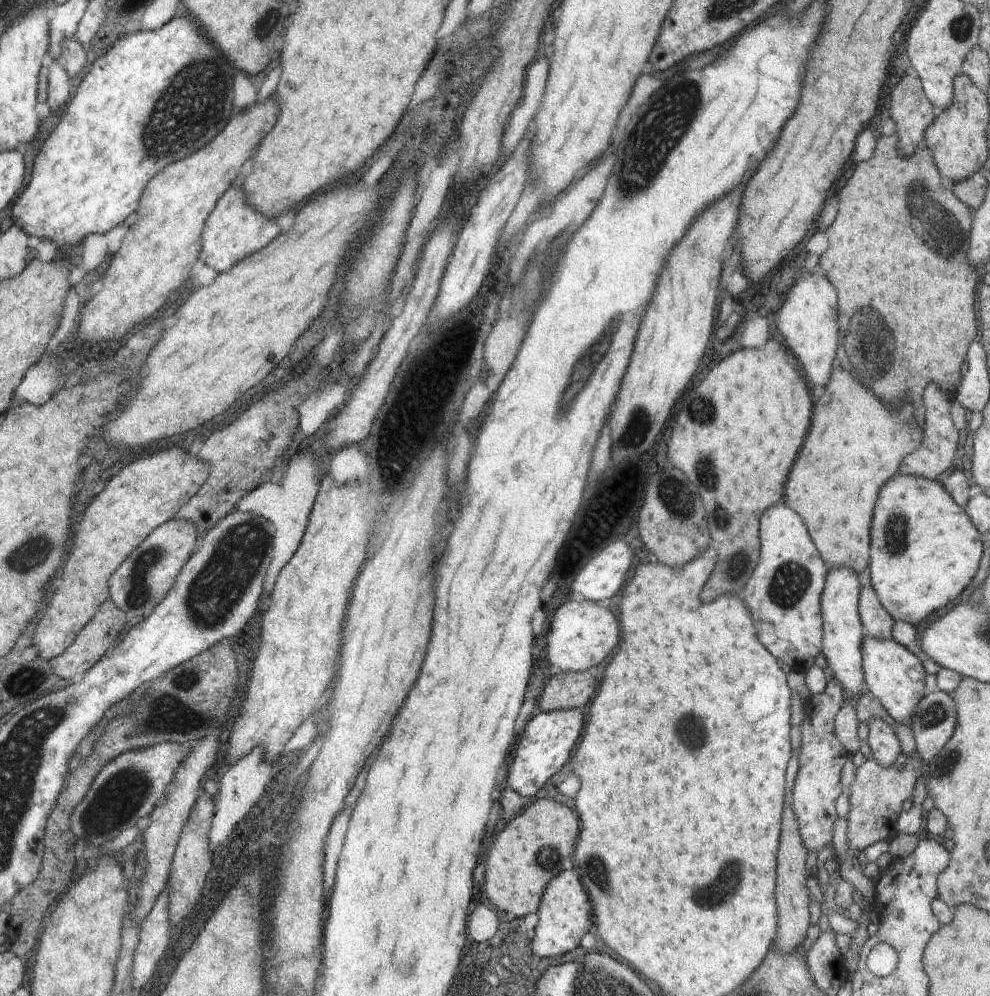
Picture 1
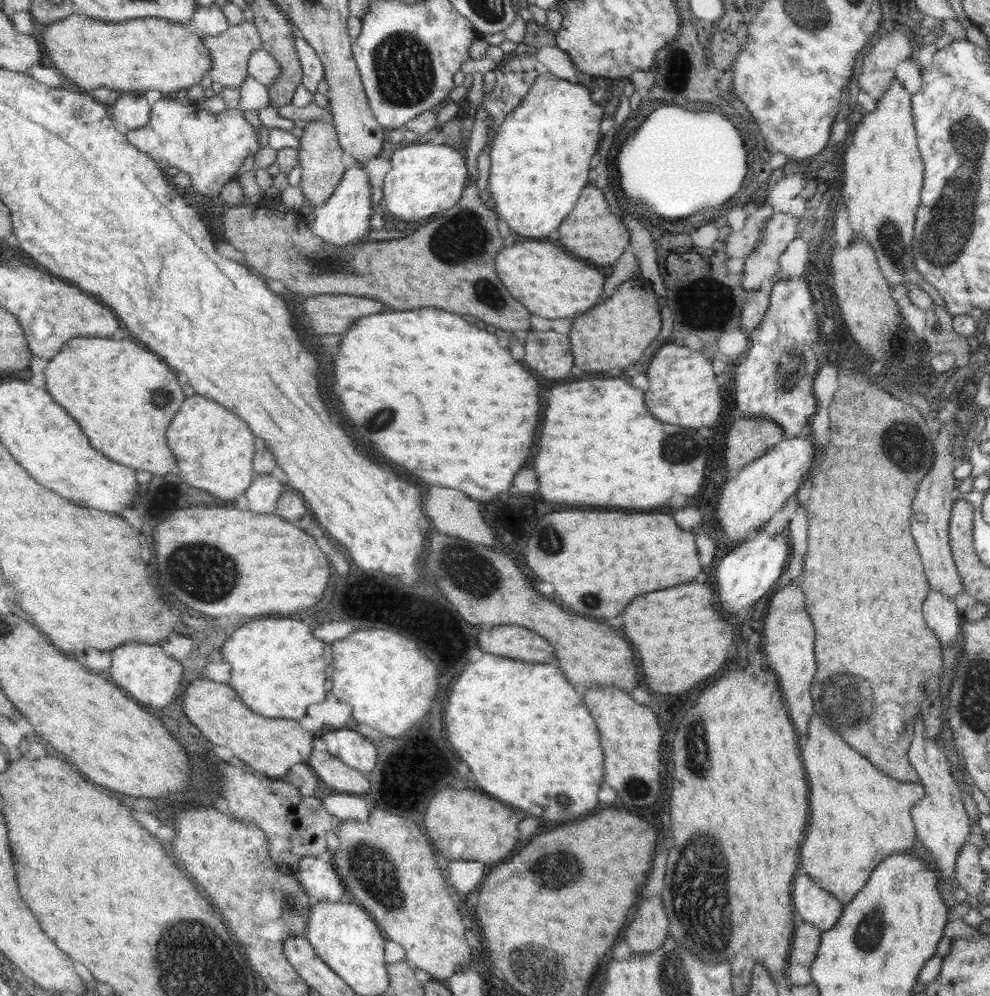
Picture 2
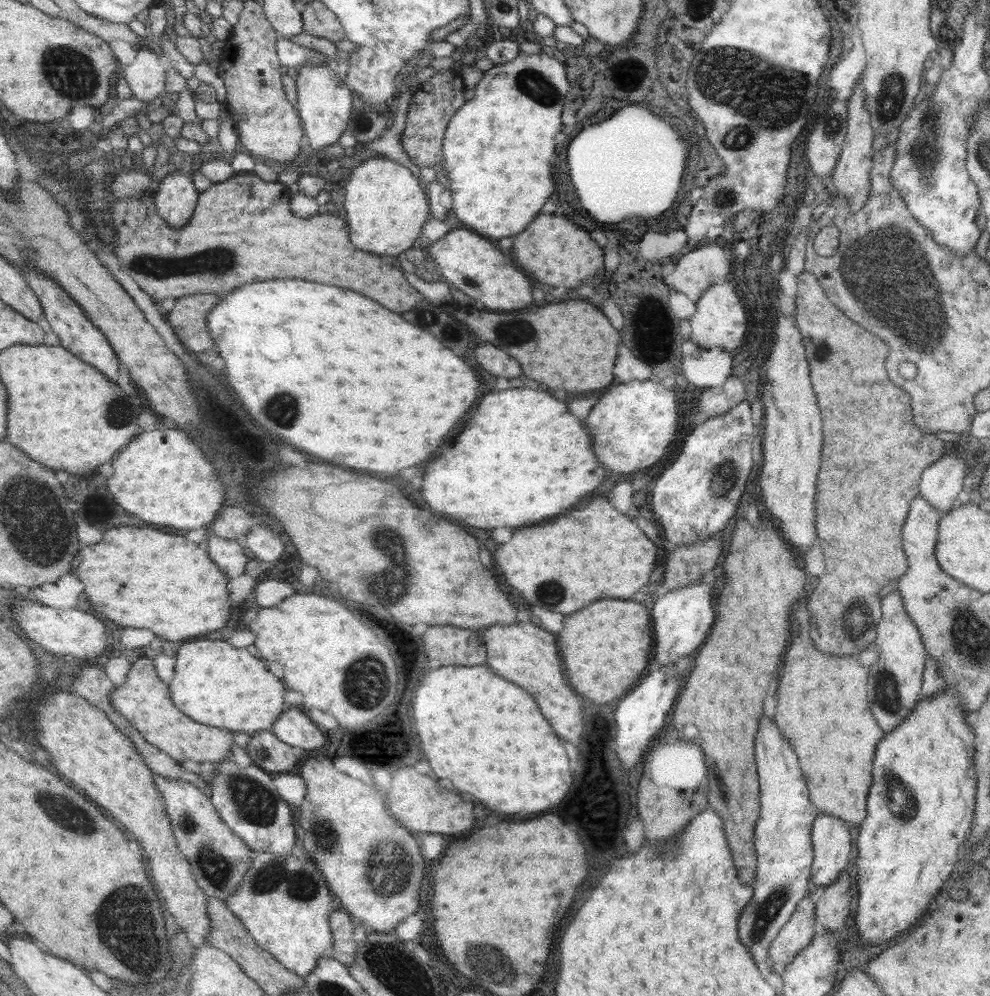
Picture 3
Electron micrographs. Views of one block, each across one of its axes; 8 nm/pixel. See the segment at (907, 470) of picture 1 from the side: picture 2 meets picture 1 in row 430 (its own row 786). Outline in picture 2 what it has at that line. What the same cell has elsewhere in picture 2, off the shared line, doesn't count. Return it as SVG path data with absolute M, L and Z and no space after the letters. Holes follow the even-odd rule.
M923 721L917 723L913 732L913 740L909 746L909 761L918 773L924 796L912 806L911 817L917 832L917 838L931 859L938 864L938 872L945 881L955 880L955 866L958 851L968 842L971 828L970 819L964 808L959 786L953 779L952 770L947 758L940 750L937 739L928 740L925 735Z

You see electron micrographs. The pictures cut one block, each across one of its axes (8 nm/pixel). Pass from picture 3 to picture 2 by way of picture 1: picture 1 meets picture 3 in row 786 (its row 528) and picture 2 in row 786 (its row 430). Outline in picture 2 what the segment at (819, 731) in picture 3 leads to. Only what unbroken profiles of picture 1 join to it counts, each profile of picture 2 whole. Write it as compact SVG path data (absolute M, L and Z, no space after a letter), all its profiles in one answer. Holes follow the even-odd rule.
M820 716L810 718L808 734L798 734L798 744L802 750L802 762L808 776L808 788L810 788L810 810L812 818L808 824L806 840L802 844L802 868L804 872L818 886L824 888L838 899L843 906L847 905L854 895L867 883L866 878L872 874L874 866L890 856L892 852L910 851L914 843L918 841L917 832L911 817L912 806L924 796L923 786L913 782L892 780L891 776L884 776L868 759L852 750L836 732L832 732Z

